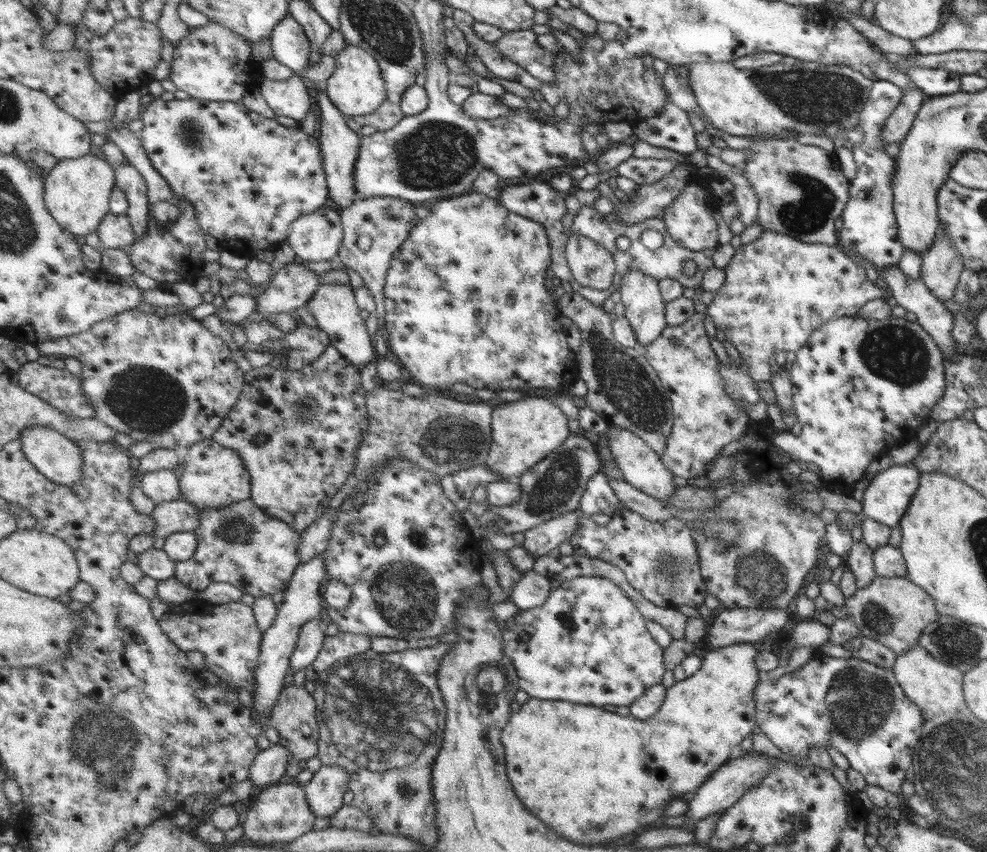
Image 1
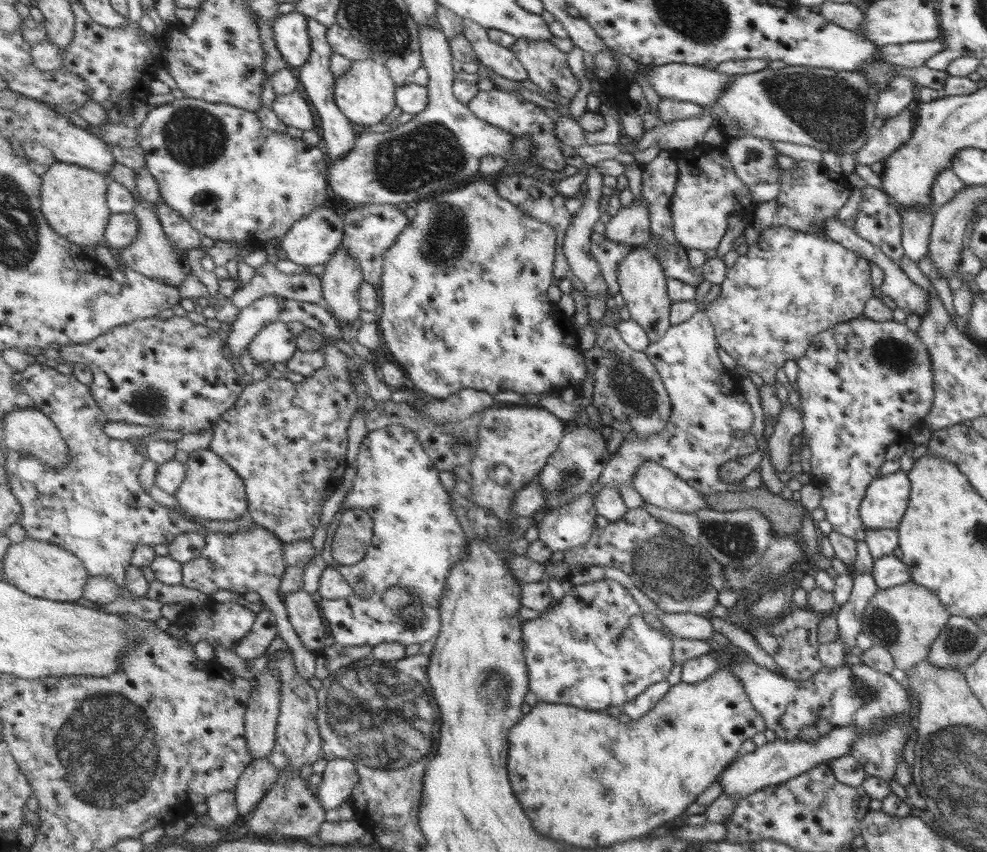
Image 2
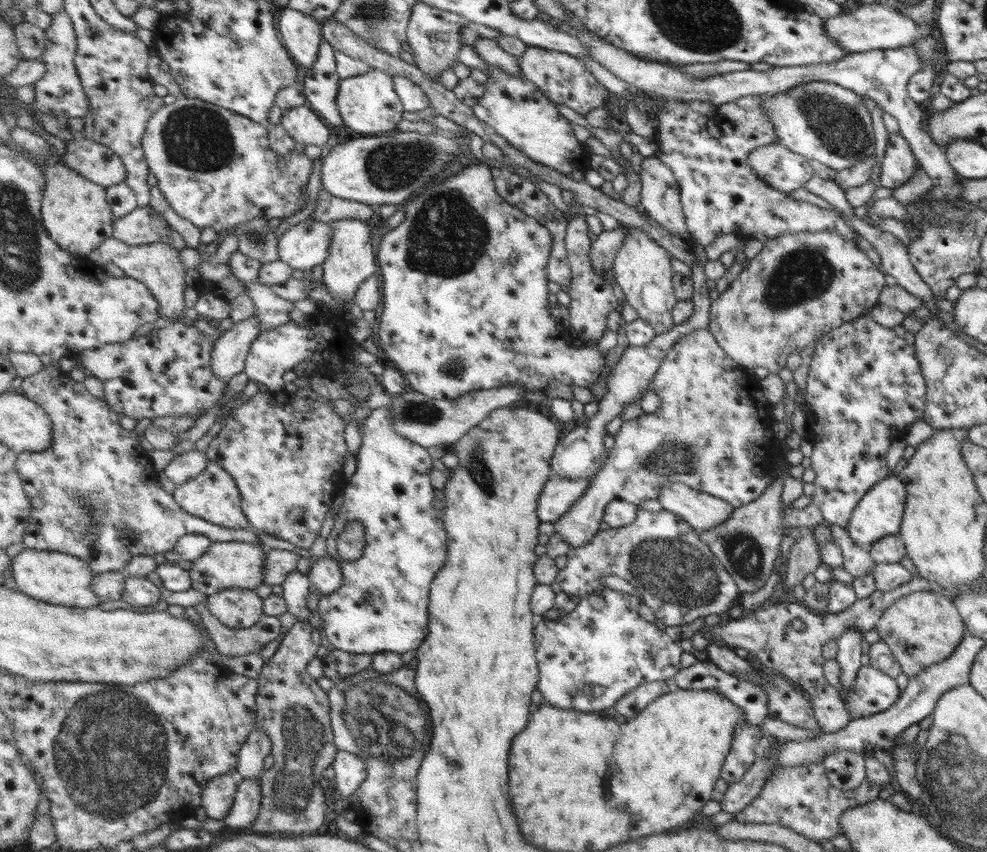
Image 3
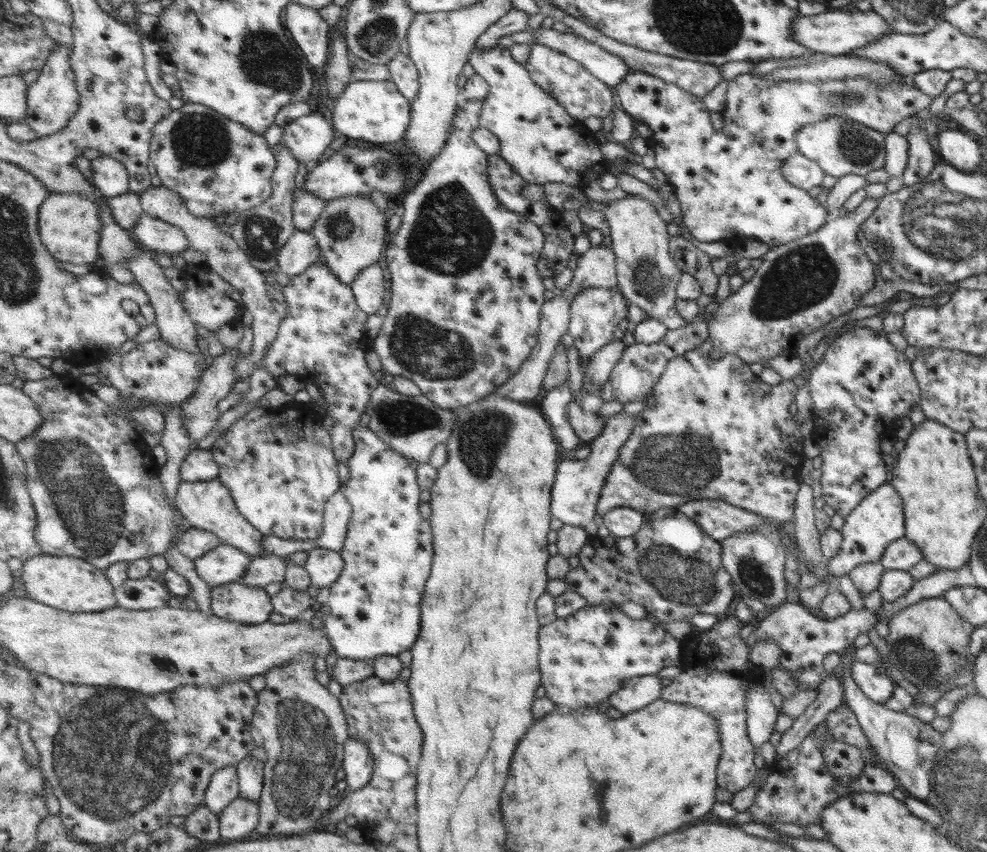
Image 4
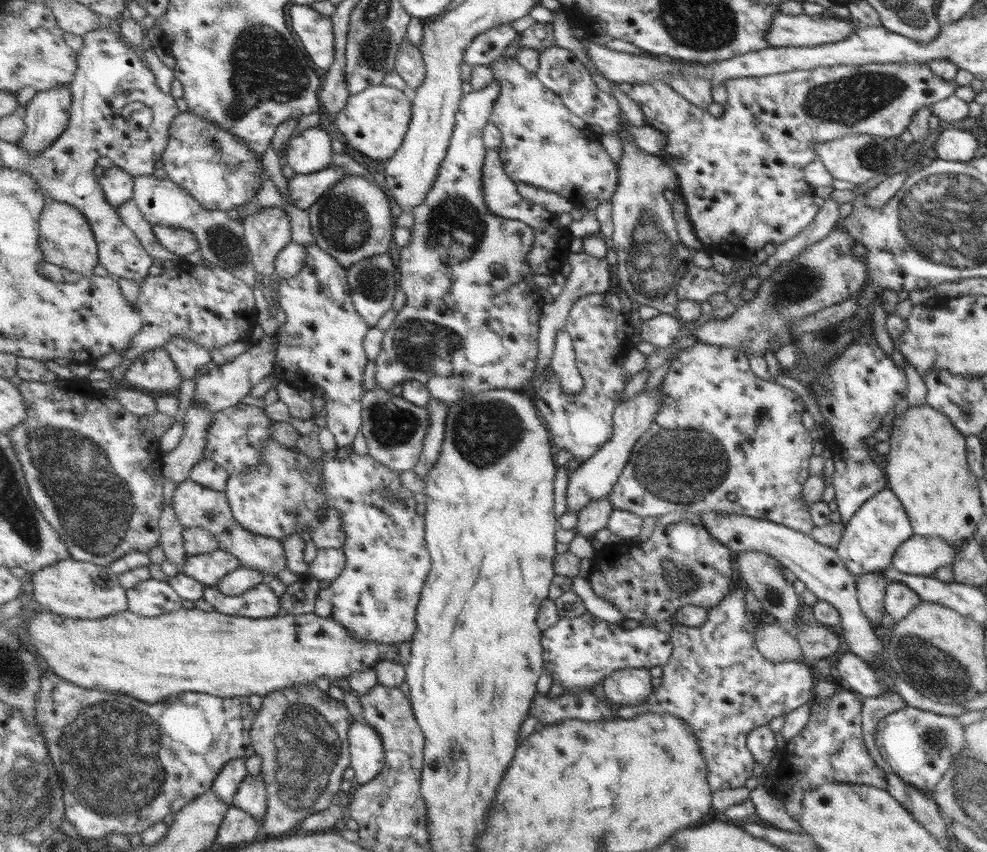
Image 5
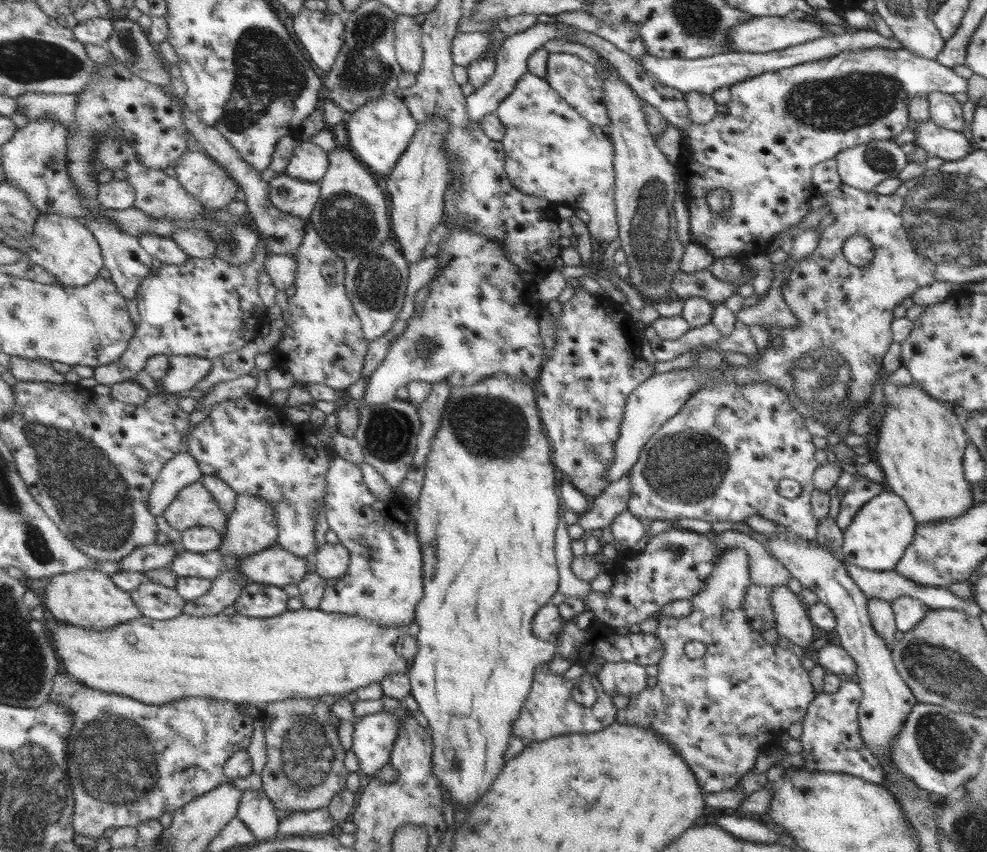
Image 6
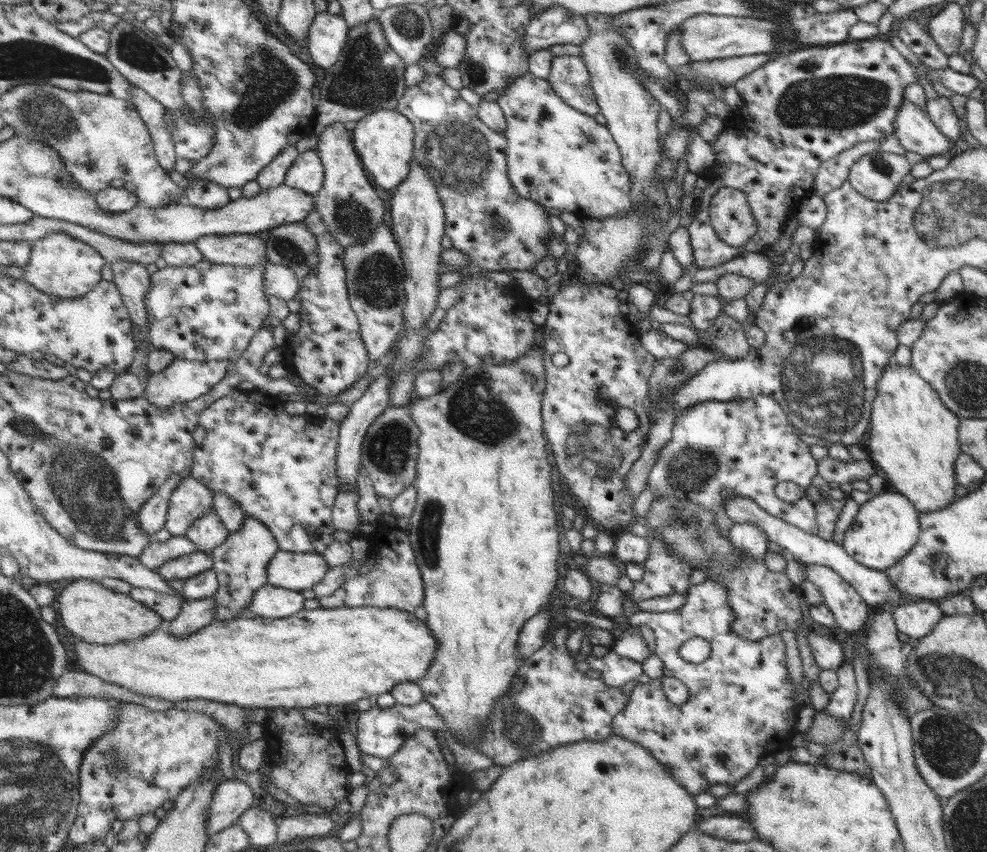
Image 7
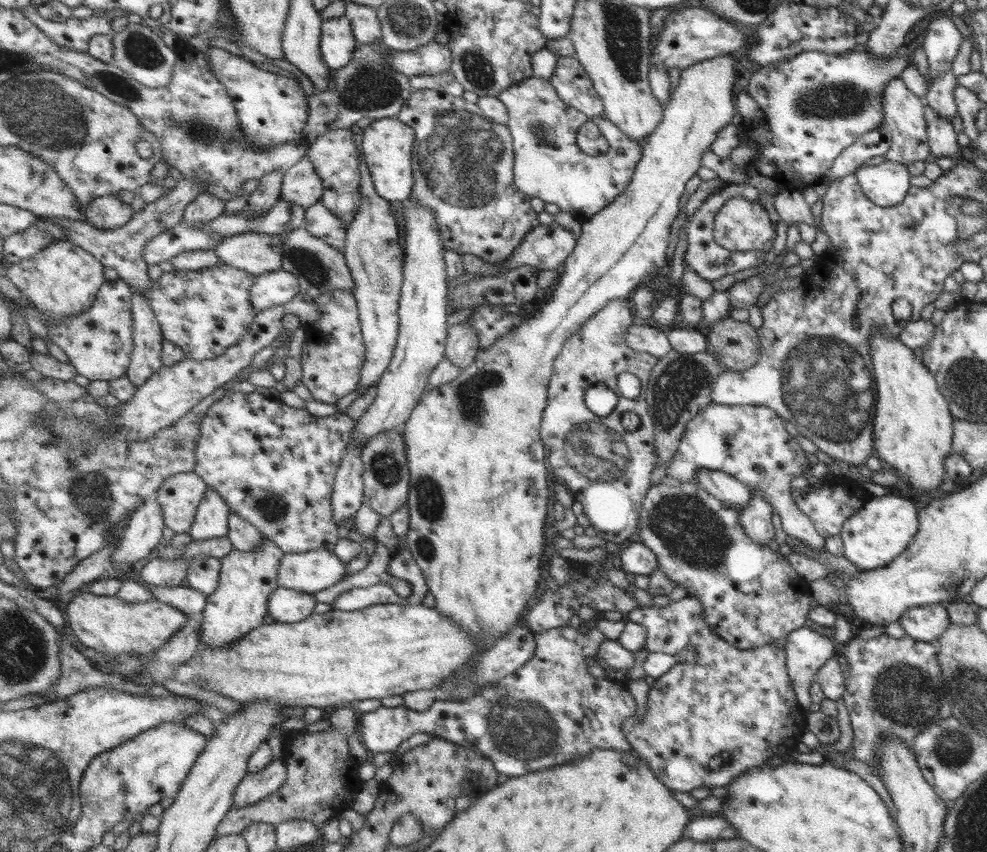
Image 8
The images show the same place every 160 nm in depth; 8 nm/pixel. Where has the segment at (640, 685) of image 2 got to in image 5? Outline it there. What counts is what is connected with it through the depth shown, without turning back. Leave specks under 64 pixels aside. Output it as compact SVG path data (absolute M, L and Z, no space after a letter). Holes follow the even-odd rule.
M586 613L576 618L560 618L555 626L542 631L542 645L546 670L551 673L553 681L559 682L565 693L578 695L581 691L600 692L604 680L611 673L626 668L664 667L674 651L670 633L657 630L652 623L609 623Z

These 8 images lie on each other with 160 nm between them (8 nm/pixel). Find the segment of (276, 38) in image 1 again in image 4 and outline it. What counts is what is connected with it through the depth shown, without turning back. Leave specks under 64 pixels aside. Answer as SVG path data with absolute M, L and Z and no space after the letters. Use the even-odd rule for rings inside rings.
M291 2L287 6L287 30L291 32L291 36L295 36L295 42L304 52L310 67L326 67L329 56L329 33L332 32L332 28L319 15L319 11Z

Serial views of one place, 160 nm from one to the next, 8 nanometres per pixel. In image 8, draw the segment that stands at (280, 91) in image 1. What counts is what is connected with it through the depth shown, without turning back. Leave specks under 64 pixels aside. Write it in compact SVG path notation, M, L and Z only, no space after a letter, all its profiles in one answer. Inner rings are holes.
M308 155L295 166L287 168L282 182L283 200L308 209L321 202L323 195L323 179L318 175Z

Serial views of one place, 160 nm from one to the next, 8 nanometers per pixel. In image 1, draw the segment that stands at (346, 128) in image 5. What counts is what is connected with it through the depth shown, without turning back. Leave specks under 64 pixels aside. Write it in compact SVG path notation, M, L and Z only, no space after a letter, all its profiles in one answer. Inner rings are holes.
M347 43L345 50L335 57L337 69L335 75L327 80L326 93L335 106L347 117L374 114L387 100L387 85L383 78L382 68L370 52L353 44Z

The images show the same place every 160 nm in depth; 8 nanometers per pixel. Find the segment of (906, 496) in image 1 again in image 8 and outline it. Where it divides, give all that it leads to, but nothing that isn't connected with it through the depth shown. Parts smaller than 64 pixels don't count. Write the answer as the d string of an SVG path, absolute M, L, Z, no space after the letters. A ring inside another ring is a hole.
M884 495L869 497L863 507L849 516L838 536L842 542L841 556L861 571L879 568L894 560L913 540L918 527L918 505L903 497Z

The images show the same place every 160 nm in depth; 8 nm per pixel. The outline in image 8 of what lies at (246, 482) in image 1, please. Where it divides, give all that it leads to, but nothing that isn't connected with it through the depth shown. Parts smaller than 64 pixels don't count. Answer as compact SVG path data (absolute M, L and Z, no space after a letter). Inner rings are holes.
M195 471L171 476L157 492L155 499L163 507L166 526L175 533L189 533L197 516L198 508L205 498L208 486ZM318 549L301 554L284 554L280 566L280 586L315 594L339 584L348 566L333 551Z

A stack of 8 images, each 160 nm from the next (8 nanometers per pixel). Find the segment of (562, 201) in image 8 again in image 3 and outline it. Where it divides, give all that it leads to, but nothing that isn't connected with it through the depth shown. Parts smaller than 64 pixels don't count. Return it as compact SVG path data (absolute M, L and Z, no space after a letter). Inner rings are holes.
M489 64L489 82L484 97L473 106L475 116L495 128L513 147L541 164L556 168L563 174L575 170L583 174L591 169L591 153L579 142L571 122L561 115L559 108L544 92L524 76L511 76L507 70Z

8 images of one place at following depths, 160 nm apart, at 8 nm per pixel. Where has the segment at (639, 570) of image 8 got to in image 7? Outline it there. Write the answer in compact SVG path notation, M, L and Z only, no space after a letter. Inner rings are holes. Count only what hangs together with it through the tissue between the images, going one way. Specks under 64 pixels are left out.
M630 528L615 532L615 555L619 564L638 562L642 566L649 559L651 536L636 536Z

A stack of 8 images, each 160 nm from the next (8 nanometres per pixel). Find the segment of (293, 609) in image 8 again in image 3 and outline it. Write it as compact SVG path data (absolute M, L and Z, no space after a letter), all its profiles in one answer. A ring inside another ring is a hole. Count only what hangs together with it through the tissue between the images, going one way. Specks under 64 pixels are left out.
M228 588L208 595L209 612L229 628L255 626L264 616L264 599L255 589Z

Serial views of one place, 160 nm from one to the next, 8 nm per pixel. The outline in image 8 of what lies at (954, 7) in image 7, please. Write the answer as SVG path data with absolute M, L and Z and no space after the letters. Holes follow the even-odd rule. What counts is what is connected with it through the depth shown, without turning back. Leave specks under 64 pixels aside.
M939 16L929 22L921 44L921 49L927 58L927 69L929 69L929 78L926 79L928 89L933 77L950 71L962 40L962 35L949 17Z

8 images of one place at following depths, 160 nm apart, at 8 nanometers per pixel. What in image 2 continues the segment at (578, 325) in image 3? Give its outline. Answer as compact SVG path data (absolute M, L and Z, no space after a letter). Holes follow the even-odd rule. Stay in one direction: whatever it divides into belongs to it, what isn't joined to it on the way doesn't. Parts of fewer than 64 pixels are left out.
M594 164L590 169L584 192L581 196L583 201L581 209L574 214L574 219L572 220L570 228L567 229L566 237L563 241L564 253L568 258L568 263L572 271L575 276L583 282L585 290L593 296L599 296L600 294L606 296L606 294L610 294L609 285L603 277L601 268L599 268L599 262L597 262L595 256L591 254L591 236L593 236L593 228L595 228L597 222L600 222L599 218L601 218L605 207L605 196L601 193L605 184L599 181L600 177L600 167L598 164Z

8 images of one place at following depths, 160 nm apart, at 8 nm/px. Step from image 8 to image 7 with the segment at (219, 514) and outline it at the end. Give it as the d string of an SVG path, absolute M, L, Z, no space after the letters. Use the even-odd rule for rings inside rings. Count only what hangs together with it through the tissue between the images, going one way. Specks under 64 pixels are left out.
M215 507L207 516L195 521L186 534L195 546L199 546L200 551L206 553L224 546L229 536L230 532L219 518Z

